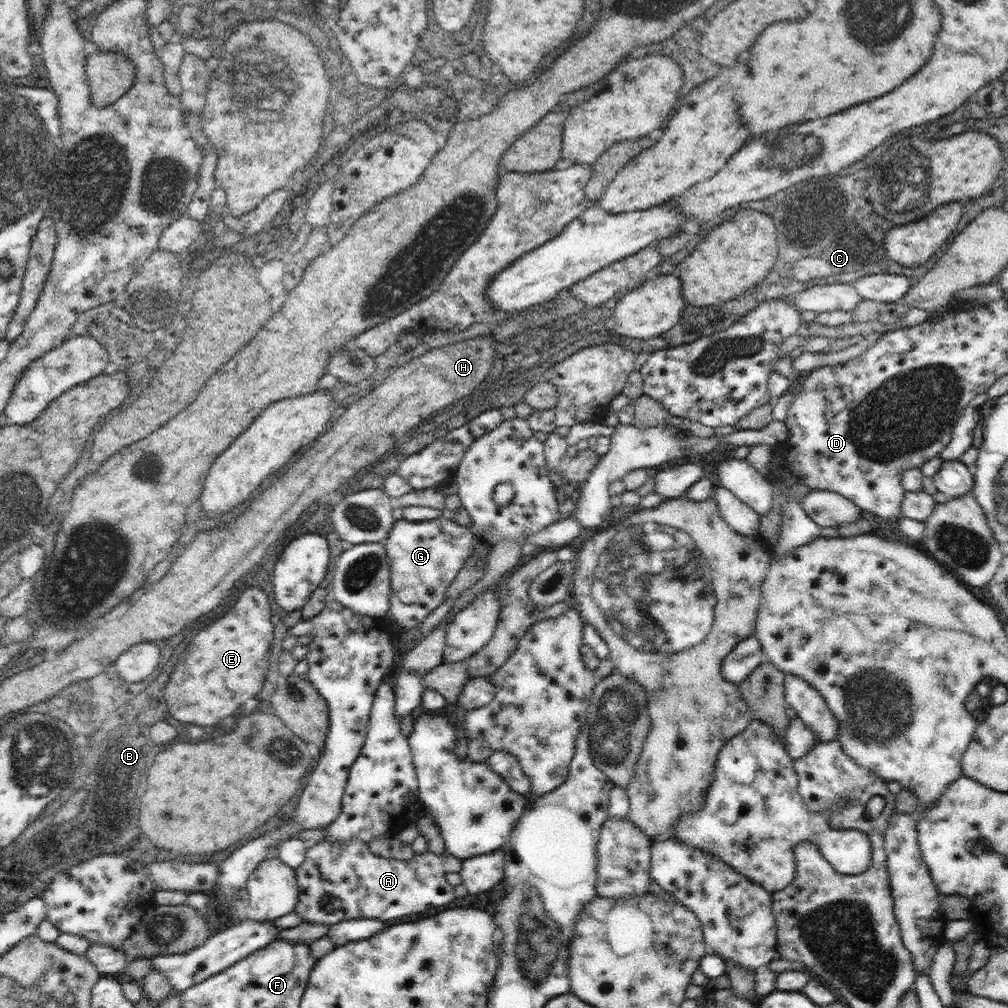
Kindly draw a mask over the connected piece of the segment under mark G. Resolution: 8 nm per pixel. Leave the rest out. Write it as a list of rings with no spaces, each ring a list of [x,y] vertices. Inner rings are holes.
[[[445,518],[416,523],[402,519],[394,523],[394,528],[383,543],[390,561],[390,608],[387,614],[406,630],[418,627],[430,612],[445,601],[448,587],[472,556],[474,532],[470,527]],[[402,588],[412,588],[416,601],[404,604],[398,597]]]

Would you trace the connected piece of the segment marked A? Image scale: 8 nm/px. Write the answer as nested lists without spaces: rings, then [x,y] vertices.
[[[323,839],[307,849],[305,861],[295,868],[300,894],[292,911],[296,911],[302,917],[302,922],[328,925],[360,917],[386,921],[412,913],[428,912],[432,908],[440,908],[455,900],[454,887],[446,880],[446,874],[459,873],[462,870],[462,863],[462,858],[456,858],[446,850],[442,854],[434,854],[427,849],[426,852],[415,853],[412,860],[398,860],[376,856],[370,852],[369,845],[362,840],[338,842],[338,840]]]

